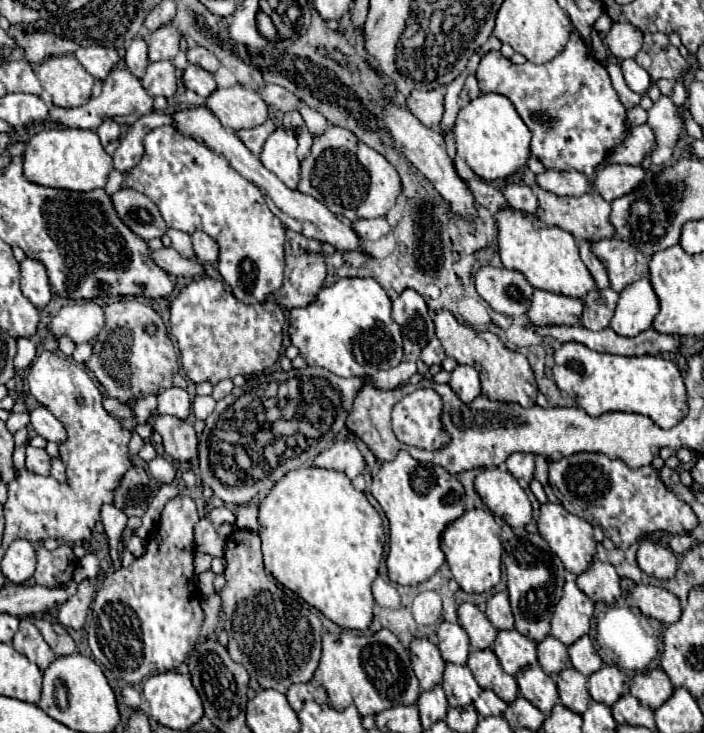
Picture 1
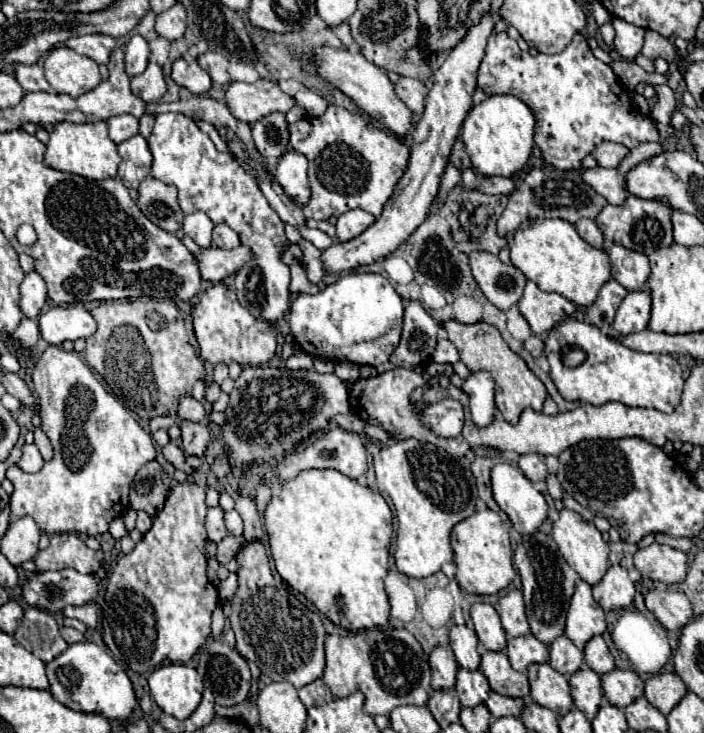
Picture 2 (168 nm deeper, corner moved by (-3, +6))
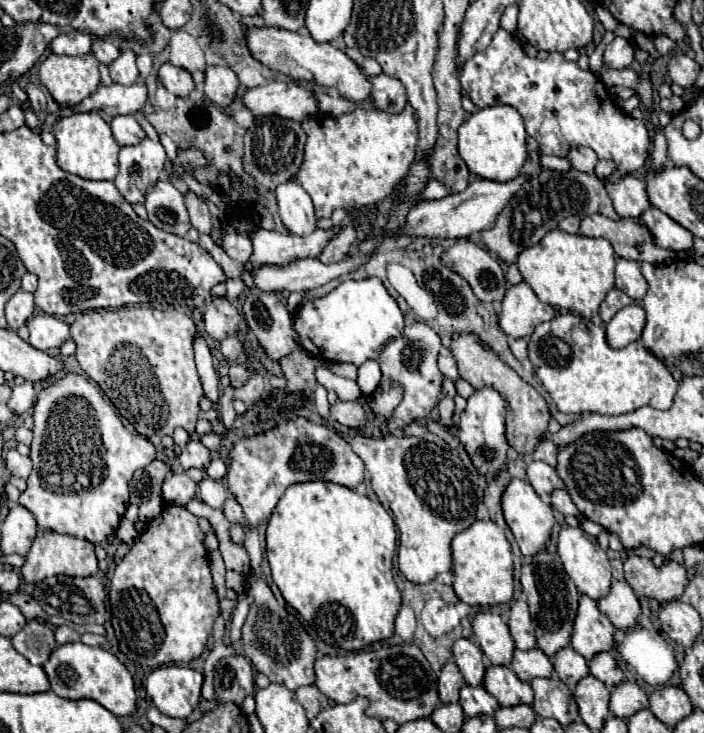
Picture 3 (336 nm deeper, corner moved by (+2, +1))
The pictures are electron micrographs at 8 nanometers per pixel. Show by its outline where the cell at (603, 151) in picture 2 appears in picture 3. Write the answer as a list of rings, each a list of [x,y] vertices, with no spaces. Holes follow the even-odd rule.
[[[588,147],[570,149],[566,157],[570,159],[570,163],[572,163],[574,169],[584,171],[584,173],[594,173],[594,167],[596,167],[596,163],[598,163],[596,153],[592,153],[592,149],[588,149]]]

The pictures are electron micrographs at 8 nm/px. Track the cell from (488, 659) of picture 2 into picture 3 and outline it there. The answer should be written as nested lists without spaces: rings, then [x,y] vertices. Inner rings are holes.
[[[490,665],[484,675],[484,689],[498,699],[500,705],[532,703],[532,687],[516,677],[506,665]]]

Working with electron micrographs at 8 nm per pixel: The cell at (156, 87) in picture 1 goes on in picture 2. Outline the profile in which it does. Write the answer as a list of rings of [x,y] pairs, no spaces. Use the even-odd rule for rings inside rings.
[[[149,62],[143,74],[131,78],[131,88],[133,88],[133,94],[137,94],[145,104],[157,102],[167,90],[161,66],[155,62]]]

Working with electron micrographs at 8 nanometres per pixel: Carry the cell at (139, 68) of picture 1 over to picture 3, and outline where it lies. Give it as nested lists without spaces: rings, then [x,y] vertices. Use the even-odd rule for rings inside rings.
[[[124,49],[120,57],[110,65],[110,77],[114,83],[120,83],[120,85],[132,85],[140,79],[138,67],[136,67],[136,53],[132,49]]]

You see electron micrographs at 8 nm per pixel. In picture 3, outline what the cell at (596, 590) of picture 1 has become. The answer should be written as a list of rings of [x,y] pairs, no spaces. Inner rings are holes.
[[[614,581],[608,595],[598,601],[598,609],[618,629],[634,627],[640,615],[640,603],[626,581]]]

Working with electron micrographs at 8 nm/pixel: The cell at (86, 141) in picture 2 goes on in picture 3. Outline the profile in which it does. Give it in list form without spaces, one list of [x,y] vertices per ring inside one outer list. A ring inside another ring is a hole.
[[[76,113],[72,117],[64,117],[54,125],[56,137],[56,163],[60,169],[78,175],[82,179],[104,181],[114,179],[118,173],[118,143],[112,137],[110,125],[96,113]]]

